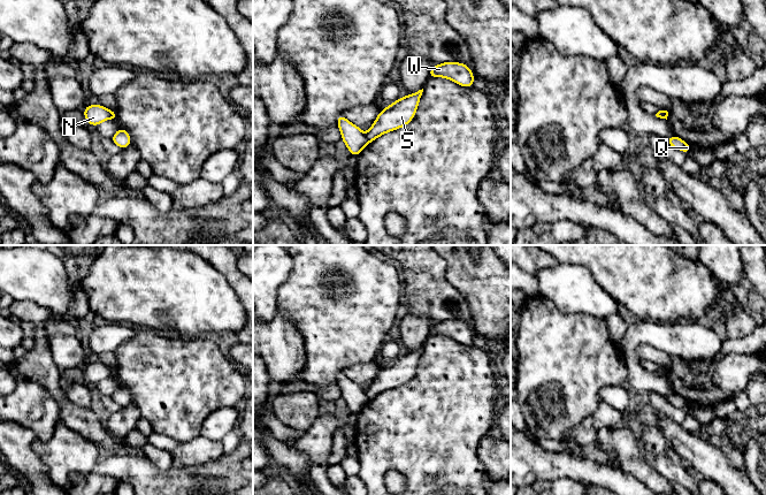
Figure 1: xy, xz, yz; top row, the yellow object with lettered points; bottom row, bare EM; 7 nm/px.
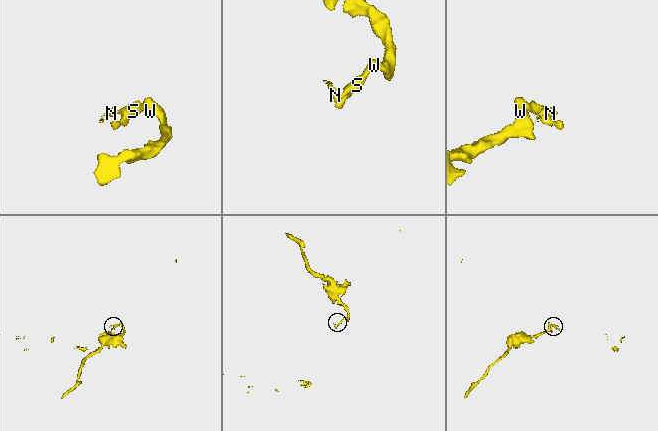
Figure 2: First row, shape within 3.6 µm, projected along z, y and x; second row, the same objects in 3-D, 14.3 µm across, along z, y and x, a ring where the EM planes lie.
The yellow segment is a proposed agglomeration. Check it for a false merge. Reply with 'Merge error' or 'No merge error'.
Merge error

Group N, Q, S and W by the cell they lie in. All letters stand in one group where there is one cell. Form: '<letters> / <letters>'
N / Q S W

